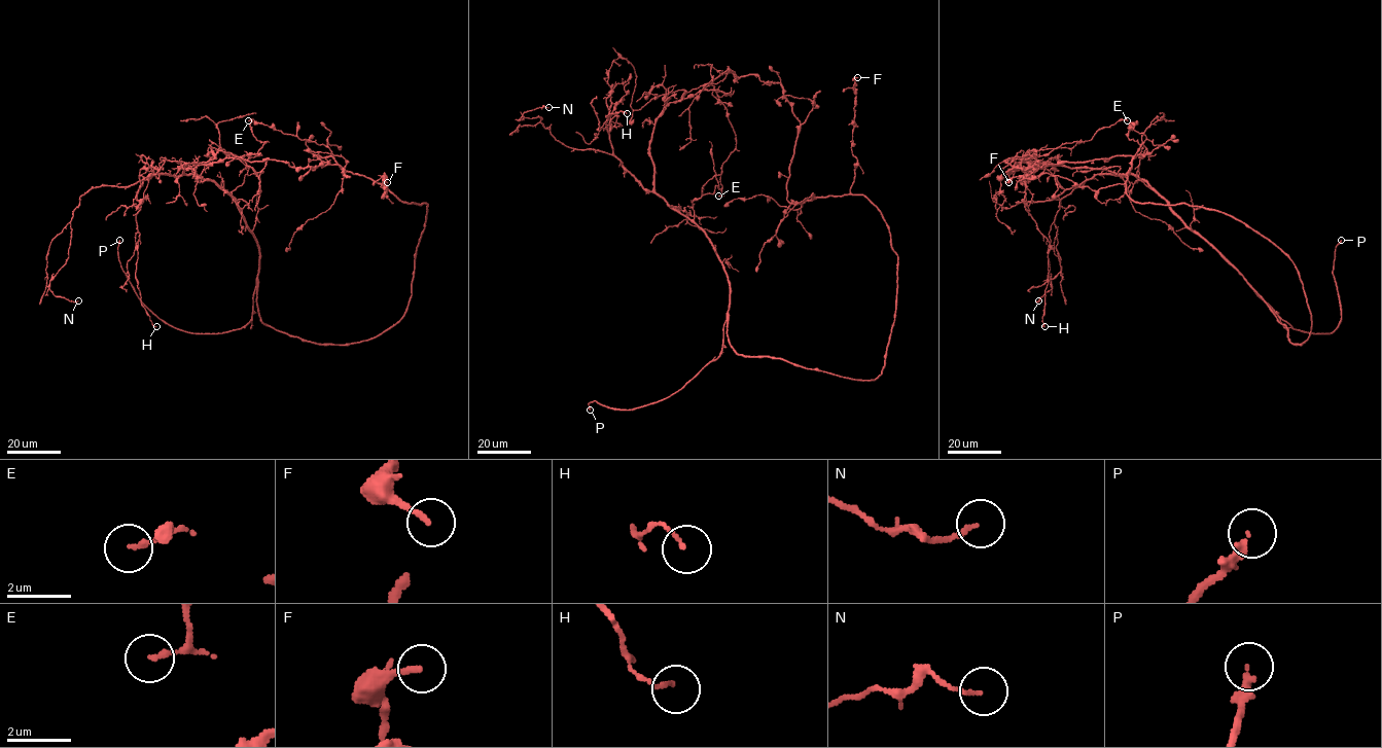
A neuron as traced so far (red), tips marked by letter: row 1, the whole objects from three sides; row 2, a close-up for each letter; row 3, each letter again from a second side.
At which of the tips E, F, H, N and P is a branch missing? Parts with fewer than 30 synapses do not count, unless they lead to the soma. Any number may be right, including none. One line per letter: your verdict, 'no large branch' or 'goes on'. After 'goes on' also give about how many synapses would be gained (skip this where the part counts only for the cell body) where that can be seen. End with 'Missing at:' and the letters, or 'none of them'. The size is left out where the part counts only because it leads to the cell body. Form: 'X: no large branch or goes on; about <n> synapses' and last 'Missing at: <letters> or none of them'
E: no large branch
F: no large branch
H: no large branch
N: no large branch
P: goes on
Missing at: P

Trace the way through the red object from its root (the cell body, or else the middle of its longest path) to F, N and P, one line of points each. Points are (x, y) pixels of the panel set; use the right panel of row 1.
F: (1311, 332), (1294, 263), (1229, 215), (1185, 204), (1136, 203), (1125, 184), (1094, 190), (1047, 173), (1008, 182)
N: (1311, 332), (1291, 343), (1263, 297), (1131, 174), (1097, 174), (1061, 200), (1049, 234), (1052, 288), (1038, 300)
P: (1311, 332), (1302, 345), (1291, 343), (1253, 288), (1294, 328), (1332, 332), (1341, 320), (1332, 270), (1341, 240)

